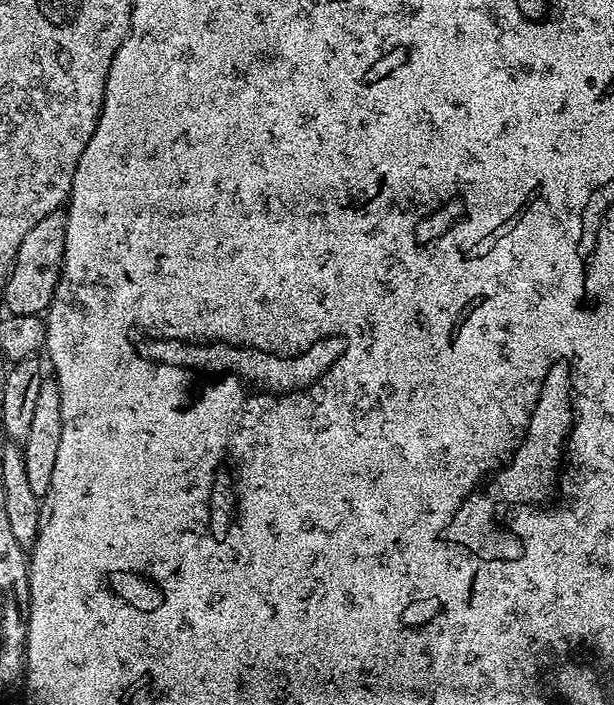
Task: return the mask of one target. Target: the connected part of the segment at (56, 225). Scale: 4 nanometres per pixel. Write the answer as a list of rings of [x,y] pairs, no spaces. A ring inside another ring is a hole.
[[[59,208],[54,210],[54,214],[46,214],[42,222],[37,222],[30,230],[26,230],[26,238],[22,238],[22,246],[18,246],[18,254],[8,271],[8,281],[2,289],[4,304],[11,315],[40,316],[47,313],[60,281],[60,272],[64,268],[67,221],[67,211]]]

